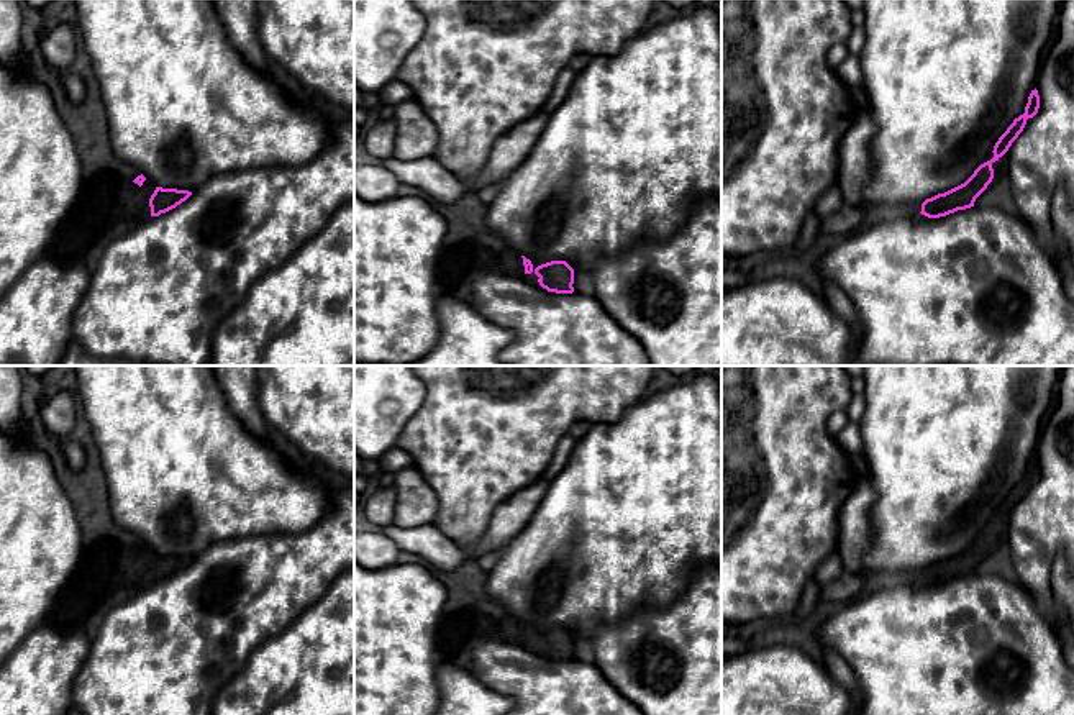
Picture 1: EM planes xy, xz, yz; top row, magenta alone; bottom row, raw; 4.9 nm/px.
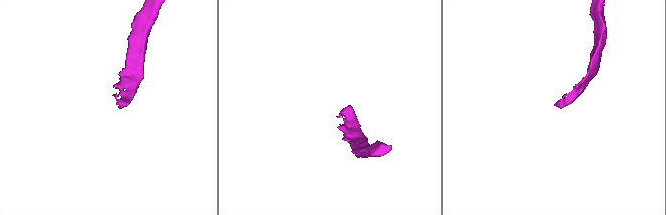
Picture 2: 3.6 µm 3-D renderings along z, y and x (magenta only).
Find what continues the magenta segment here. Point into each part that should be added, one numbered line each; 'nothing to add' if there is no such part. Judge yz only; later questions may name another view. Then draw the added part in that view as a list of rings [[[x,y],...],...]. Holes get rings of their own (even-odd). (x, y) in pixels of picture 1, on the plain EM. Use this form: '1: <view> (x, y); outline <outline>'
1: yz (997, 561); outline [[[992,530],[994,546],[987,556],[976,566],[974,574],[992,574],[1000,576],[1002,579],[1020,584],[1020,579],[1013,569],[1012,553],[1008,541],[1002,530]]]

